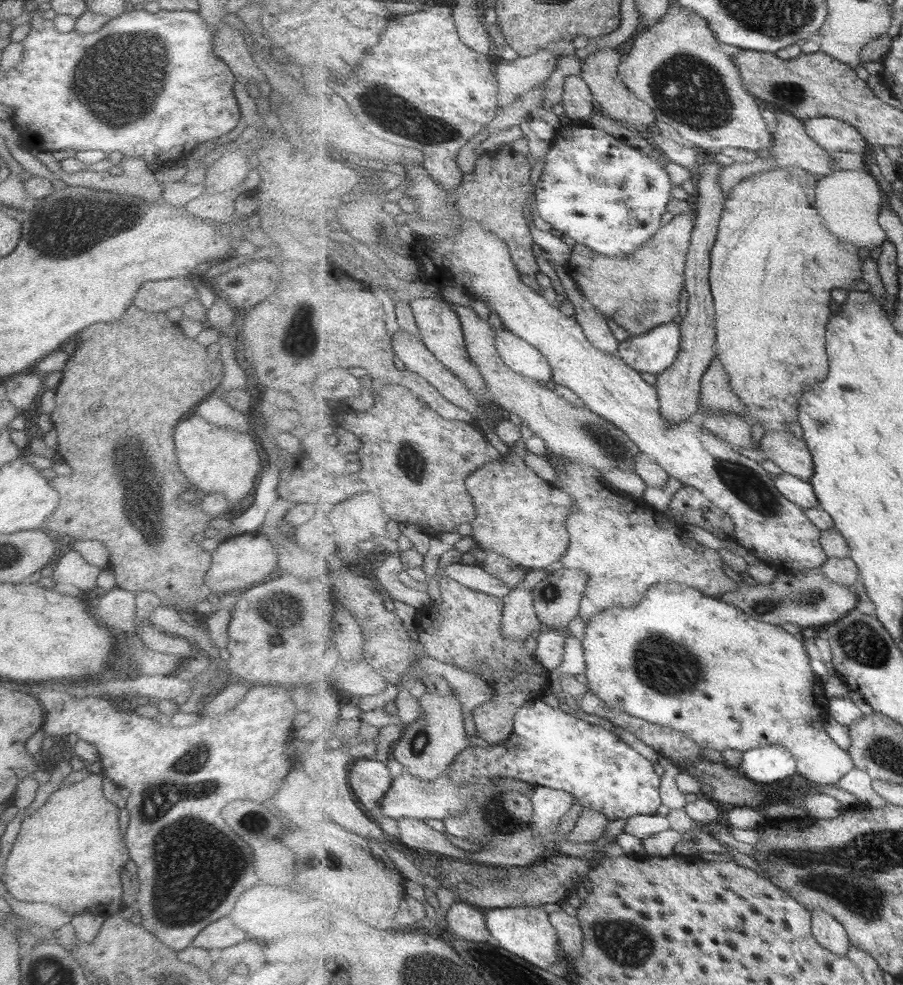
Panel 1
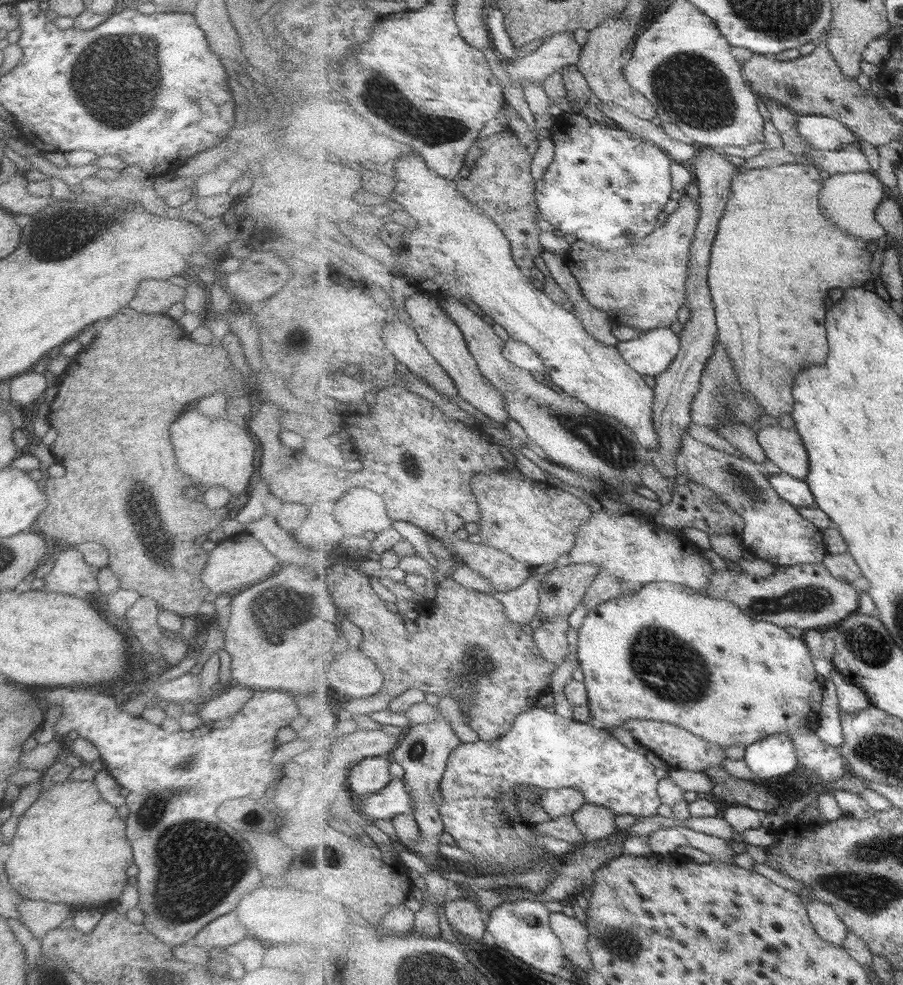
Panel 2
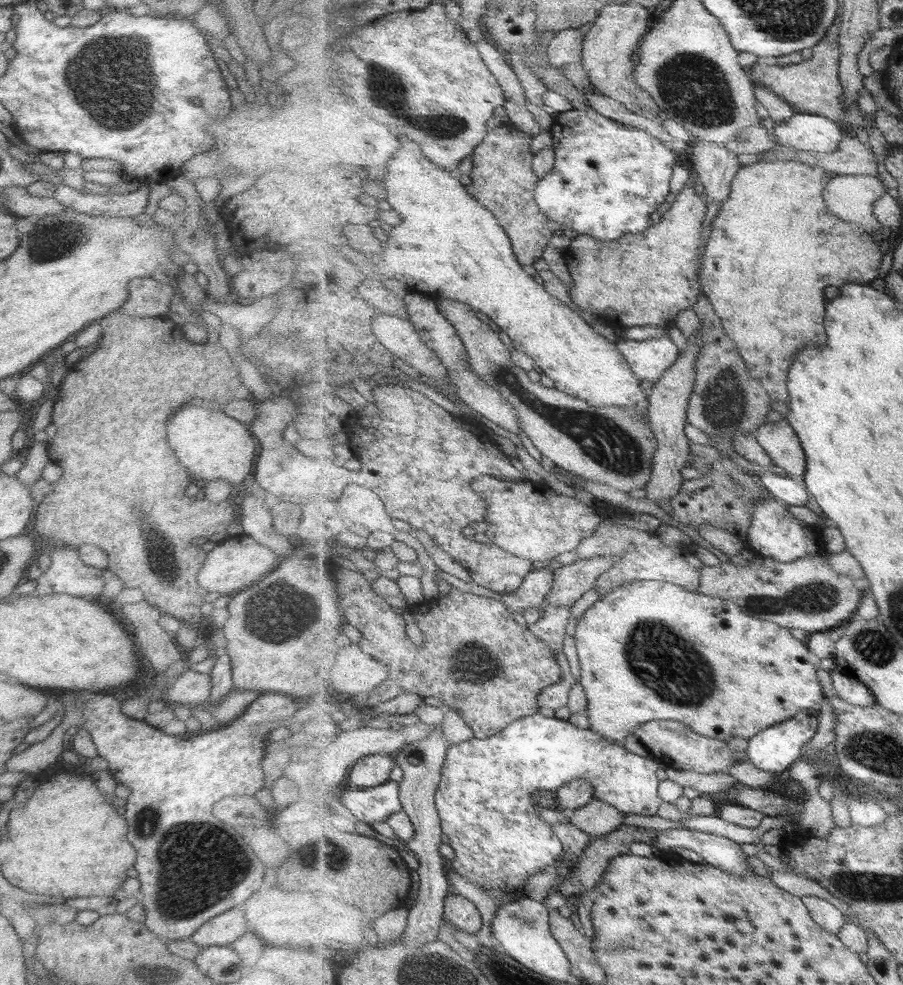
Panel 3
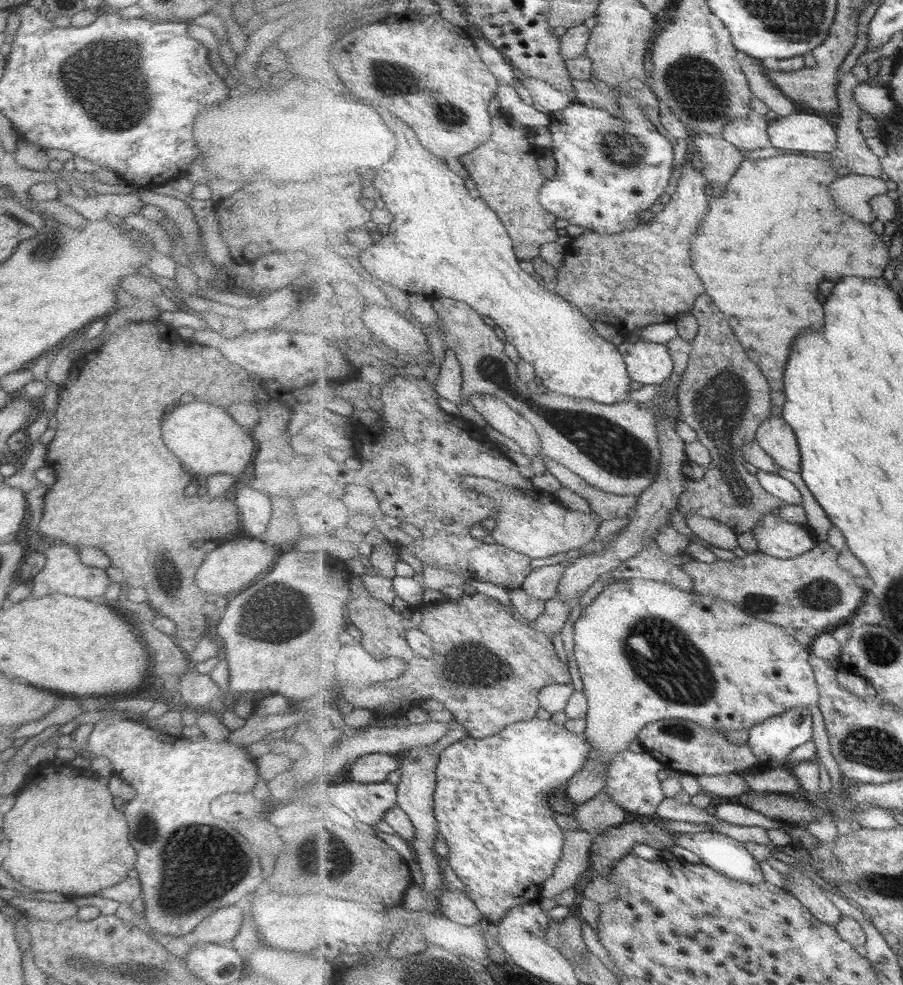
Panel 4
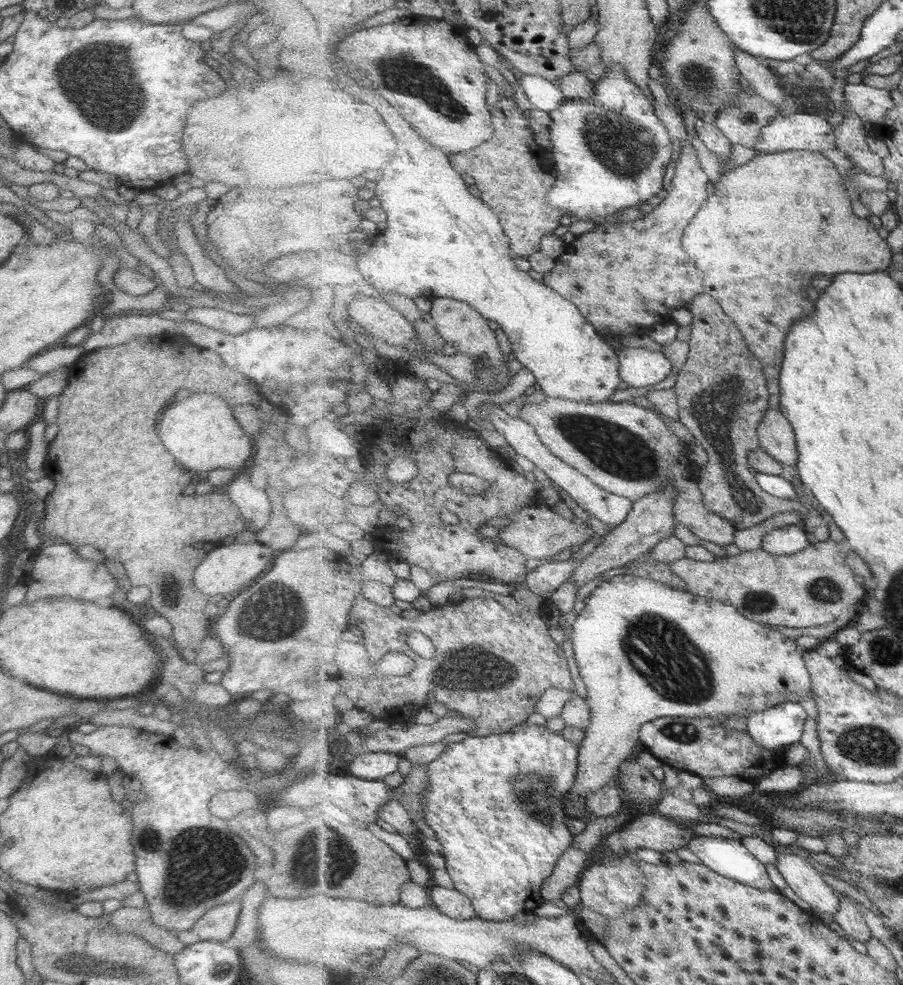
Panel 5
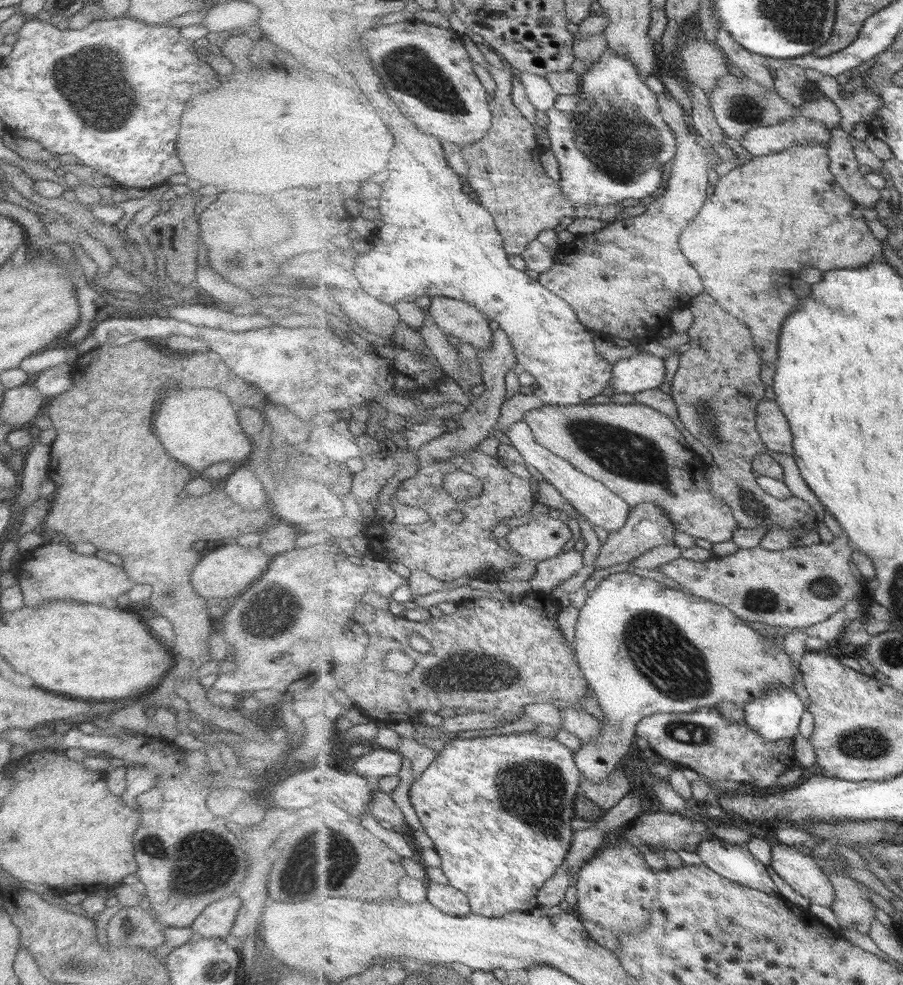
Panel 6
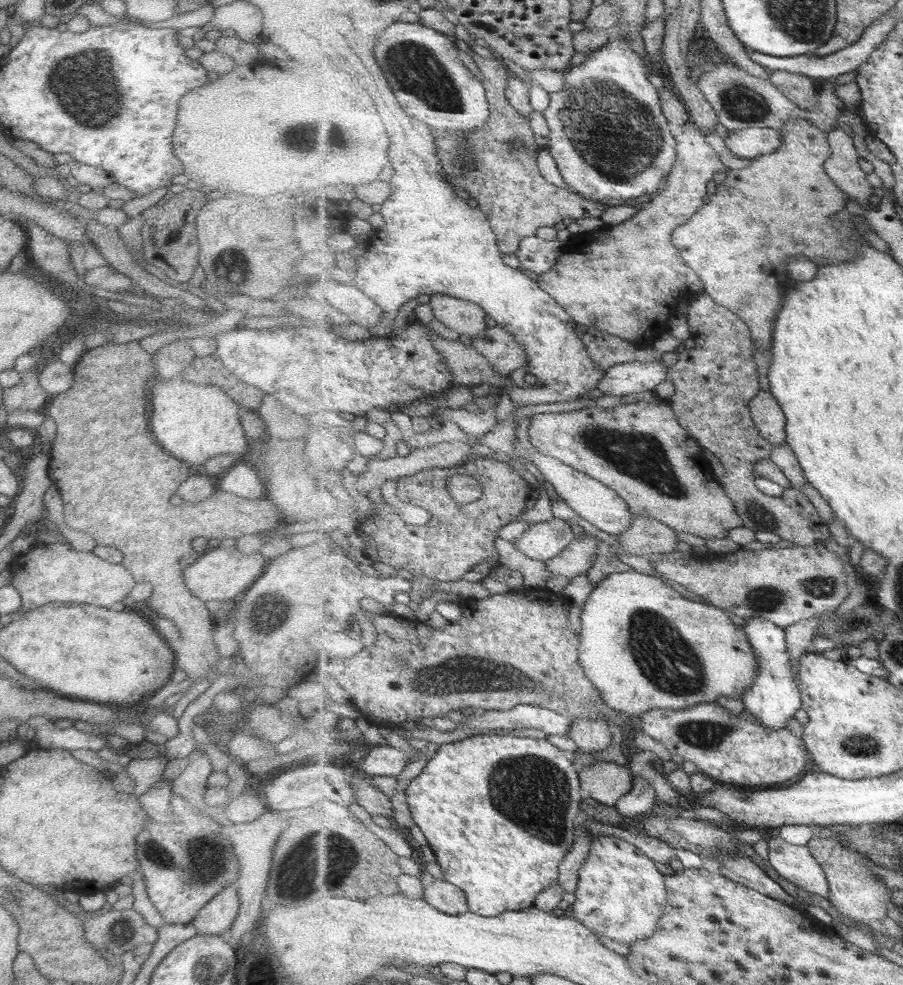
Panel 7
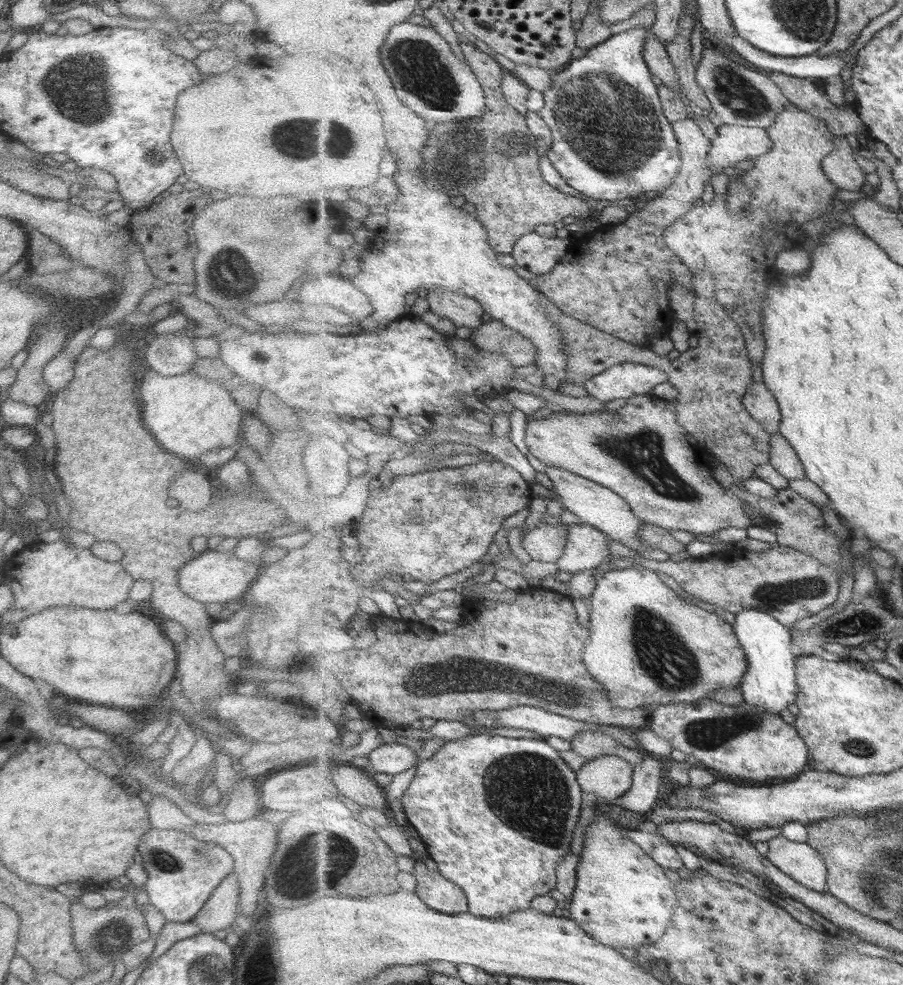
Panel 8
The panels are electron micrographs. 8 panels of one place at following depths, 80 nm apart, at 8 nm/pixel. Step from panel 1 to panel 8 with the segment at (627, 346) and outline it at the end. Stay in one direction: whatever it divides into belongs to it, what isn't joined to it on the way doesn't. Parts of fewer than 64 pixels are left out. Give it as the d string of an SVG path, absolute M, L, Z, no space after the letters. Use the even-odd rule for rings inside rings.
M629 361L612 366L581 385L595 400L611 402L619 398L632 401L637 395L649 395L663 382L669 382L669 376L661 369Z

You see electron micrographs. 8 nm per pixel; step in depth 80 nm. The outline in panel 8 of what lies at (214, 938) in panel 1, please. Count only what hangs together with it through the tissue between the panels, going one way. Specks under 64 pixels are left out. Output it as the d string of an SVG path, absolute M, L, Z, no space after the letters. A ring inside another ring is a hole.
M227 874L207 897L203 907L192 919L201 933L217 933L227 930L239 921L239 902L242 890L237 886L233 874Z

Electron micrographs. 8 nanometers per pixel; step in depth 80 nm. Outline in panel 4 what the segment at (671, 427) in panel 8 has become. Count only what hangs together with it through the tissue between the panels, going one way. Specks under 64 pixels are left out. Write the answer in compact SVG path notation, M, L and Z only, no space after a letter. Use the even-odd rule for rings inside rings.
M443 297L435 300L435 310L440 318L440 328L444 332L443 340L458 354L462 366L464 379L461 396L466 404L470 396L476 392L495 395L503 399L513 411L519 412L535 428L535 432L539 434L541 448L543 448L543 457L555 460L557 464L571 469L581 479L587 480L591 486L601 491L618 496L640 497L657 481L661 469L661 442L656 413L648 404L629 400L629 402L608 405L550 390L547 394L532 392L518 375L517 363L511 362L509 356L505 354L505 344L500 336L497 336L495 327L488 326L480 312L460 300ZM693 513L687 515L685 521L699 539L713 546L729 551L739 546L738 534L728 524L723 524L720 520Z

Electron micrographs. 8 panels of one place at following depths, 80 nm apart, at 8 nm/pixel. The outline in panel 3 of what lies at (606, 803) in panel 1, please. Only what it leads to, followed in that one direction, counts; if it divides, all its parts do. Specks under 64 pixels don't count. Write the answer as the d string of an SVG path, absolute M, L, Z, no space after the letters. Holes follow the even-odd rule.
M538 712L512 722L499 734L489 738L475 737L453 743L447 751L436 794L443 832L455 851L452 868L491 897L524 897L527 880L543 872L547 866L553 866L557 858L565 853L559 835L549 830L547 822L537 822L539 814L533 798L535 792L555 792L575 779L585 779L596 788L595 798L615 805L621 812L655 816L664 803L657 770L659 766L653 756L638 756L622 745L605 740L591 728L577 728L569 720L547 718Z

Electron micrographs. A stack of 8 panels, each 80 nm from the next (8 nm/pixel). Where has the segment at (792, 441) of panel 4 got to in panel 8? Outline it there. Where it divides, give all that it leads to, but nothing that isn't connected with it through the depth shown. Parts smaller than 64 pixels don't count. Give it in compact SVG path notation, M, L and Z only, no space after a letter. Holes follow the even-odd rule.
M753 381L753 384L748 386L742 401L754 420L757 420L771 437L780 432L783 418L780 404L765 382Z

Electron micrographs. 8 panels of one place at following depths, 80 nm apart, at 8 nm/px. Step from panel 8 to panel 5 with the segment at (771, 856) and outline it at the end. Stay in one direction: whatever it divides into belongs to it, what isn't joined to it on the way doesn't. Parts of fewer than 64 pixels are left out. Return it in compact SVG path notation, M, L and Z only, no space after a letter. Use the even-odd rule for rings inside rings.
M779 853L775 866L792 891L809 904L811 910L829 913L834 918L841 908L839 896L811 862L797 854Z

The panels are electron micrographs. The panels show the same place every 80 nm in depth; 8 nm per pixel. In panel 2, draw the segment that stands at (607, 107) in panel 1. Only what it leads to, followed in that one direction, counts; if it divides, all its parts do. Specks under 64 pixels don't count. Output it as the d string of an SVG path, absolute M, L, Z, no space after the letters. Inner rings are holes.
M625 12L616 17L608 17L590 32L588 41L582 46L583 52L580 61L576 65L595 93L595 101L614 102L638 117L658 121L657 107L642 92L629 84L623 72L627 63L623 59L623 54L629 48L629 44L635 43L640 34L637 21L634 23L629 20L629 16L625 16Z

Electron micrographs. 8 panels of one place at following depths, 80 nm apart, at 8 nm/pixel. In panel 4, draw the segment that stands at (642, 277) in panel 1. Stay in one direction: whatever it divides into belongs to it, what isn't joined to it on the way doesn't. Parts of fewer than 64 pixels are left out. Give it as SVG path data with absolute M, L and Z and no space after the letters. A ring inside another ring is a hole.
M691 152L688 153L686 161L683 166L680 167L680 169L682 175L680 176L675 196L670 198L670 201L665 204L664 209L661 212L658 212L650 220L650 223L641 223L639 224L639 228L629 231L625 230L623 232L619 232L619 234L587 231L586 233L574 237L571 242L566 245L566 253L564 259L562 260L562 267L558 268L556 274L556 293L559 296L565 297L565 300L576 304L589 320L604 322L616 328L622 326L629 332L635 332L636 330L640 330L641 328L645 328L651 324L676 323L676 314L689 313L689 310L692 310L693 305L696 303L697 297L706 292L704 282L701 280L700 274L696 271L695 261L691 260L692 252L690 251L690 248L692 245L692 238L694 237L693 234L699 230L701 220L705 220L704 214L708 211L710 205L711 197L707 195L707 188L705 188L705 186L708 184L708 178L704 175L704 172L699 170L699 168L696 166Z

